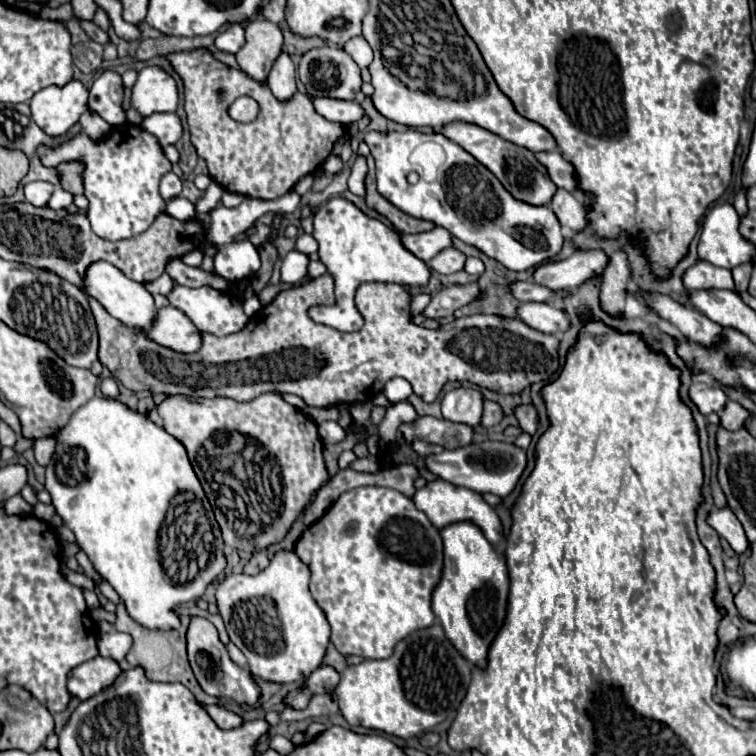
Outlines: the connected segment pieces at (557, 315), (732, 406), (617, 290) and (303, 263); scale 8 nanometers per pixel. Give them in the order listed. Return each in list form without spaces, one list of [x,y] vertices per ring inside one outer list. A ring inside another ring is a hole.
[[[523,302],[517,306],[517,318],[523,320],[527,326],[551,334],[551,332],[563,332],[569,328],[569,320],[563,310],[553,308],[545,302]]]
[[[729,400],[721,412],[721,426],[727,430],[739,430],[747,422],[747,416],[751,416],[749,410],[745,410],[741,404]]]
[[[615,252],[605,268],[603,284],[601,284],[601,304],[607,312],[617,314],[625,306],[627,298],[627,282],[629,282],[629,266],[625,252]]]
[[[291,250],[281,264],[281,280],[287,284],[297,284],[307,276],[309,258],[297,250]]]

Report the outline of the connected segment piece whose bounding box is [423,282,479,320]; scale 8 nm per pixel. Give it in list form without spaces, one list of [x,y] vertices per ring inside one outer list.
[[[465,284],[465,286],[447,286],[441,288],[429,302],[429,306],[423,310],[427,318],[445,318],[451,316],[457,308],[469,304],[479,296],[477,284]]]

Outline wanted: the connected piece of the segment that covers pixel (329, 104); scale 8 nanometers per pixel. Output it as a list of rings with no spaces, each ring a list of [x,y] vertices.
[[[311,98],[315,112],[319,112],[323,118],[339,124],[351,124],[363,116],[363,108],[357,102],[349,100],[331,100],[331,98]]]

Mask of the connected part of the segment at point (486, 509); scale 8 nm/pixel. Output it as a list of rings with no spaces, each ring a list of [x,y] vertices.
[[[437,478],[437,480],[427,482],[421,490],[417,490],[415,496],[413,496],[413,502],[415,502],[415,506],[417,506],[421,512],[427,514],[427,518],[429,518],[429,520],[433,522],[433,526],[439,528],[439,530],[441,530],[443,526],[447,526],[447,524],[453,524],[453,522],[459,522],[459,520],[469,520],[469,522],[477,524],[477,526],[483,530],[483,534],[487,536],[487,540],[489,540],[493,546],[497,546],[497,542],[501,540],[501,532],[503,532],[503,530],[501,530],[501,522],[499,522],[495,510],[481,498],[481,494],[471,492],[469,488],[459,488],[459,486],[447,484],[445,480]]]

